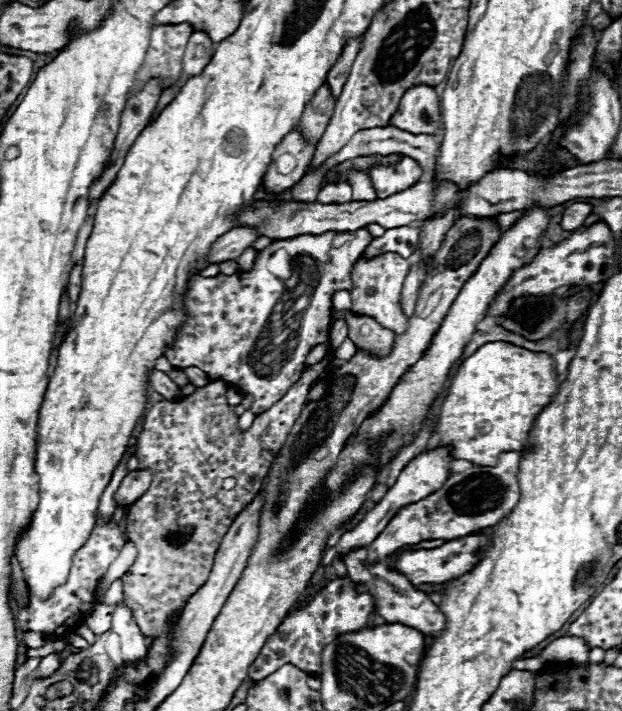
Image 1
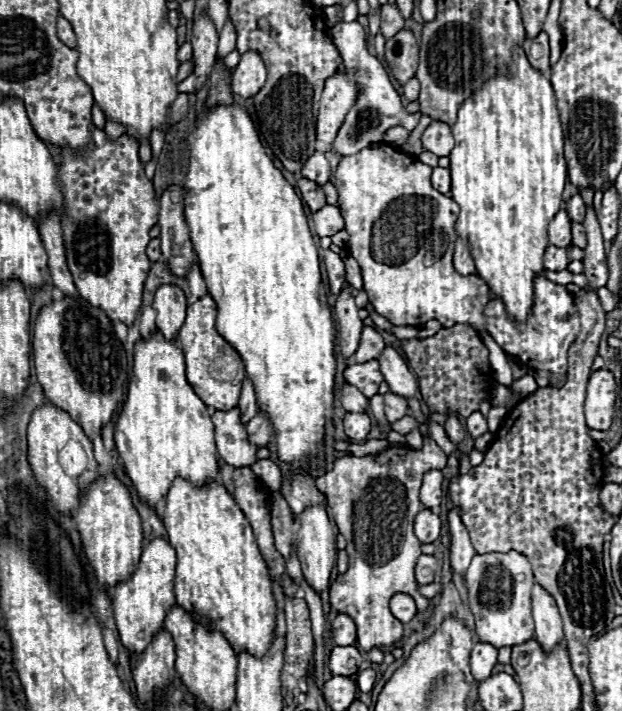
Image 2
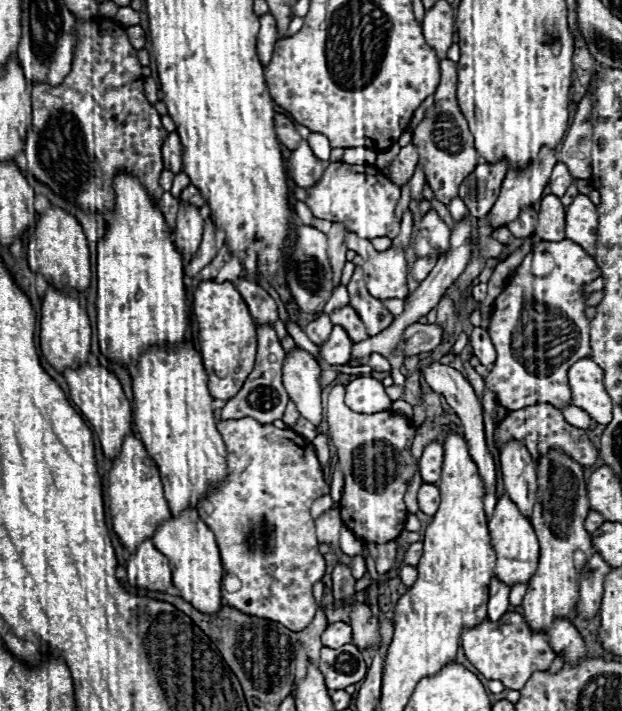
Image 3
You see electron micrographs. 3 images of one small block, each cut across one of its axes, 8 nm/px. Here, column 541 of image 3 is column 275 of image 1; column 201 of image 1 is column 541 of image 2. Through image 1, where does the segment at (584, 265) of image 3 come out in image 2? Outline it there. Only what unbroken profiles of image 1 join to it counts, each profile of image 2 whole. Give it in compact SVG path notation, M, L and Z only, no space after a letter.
M538 276L534 280L534 306L524 324L510 320L500 300L490 300L484 314L488 322L486 326L488 334L496 340L498 346L502 346L504 352L514 356L528 368L554 372L556 374L556 382L552 382L554 388L560 388L564 384L568 368L568 348L576 342L580 334L578 308L574 304L574 296L568 292L566 286L550 282L544 276Z

